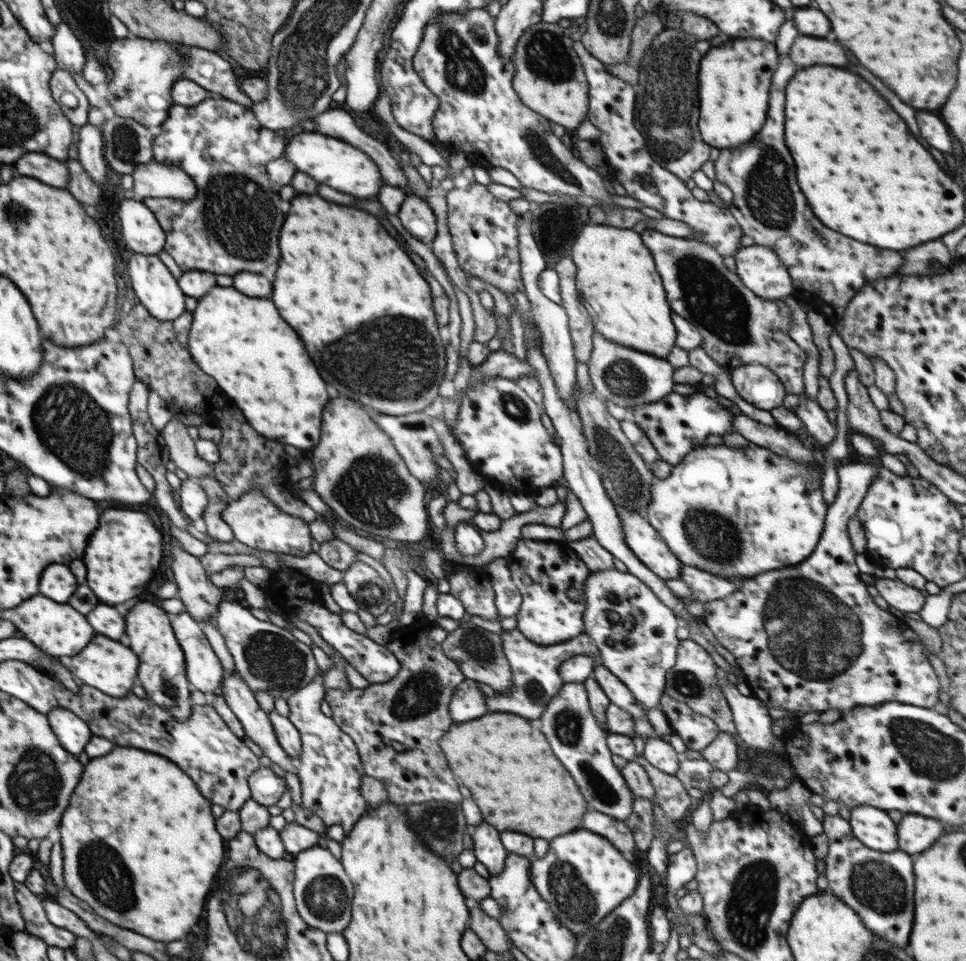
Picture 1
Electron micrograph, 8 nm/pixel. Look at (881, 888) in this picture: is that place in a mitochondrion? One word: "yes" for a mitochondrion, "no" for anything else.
yes

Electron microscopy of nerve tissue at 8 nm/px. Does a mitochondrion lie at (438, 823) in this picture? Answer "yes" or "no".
yes

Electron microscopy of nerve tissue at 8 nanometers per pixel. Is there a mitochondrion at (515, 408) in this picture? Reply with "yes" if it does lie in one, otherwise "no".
yes

